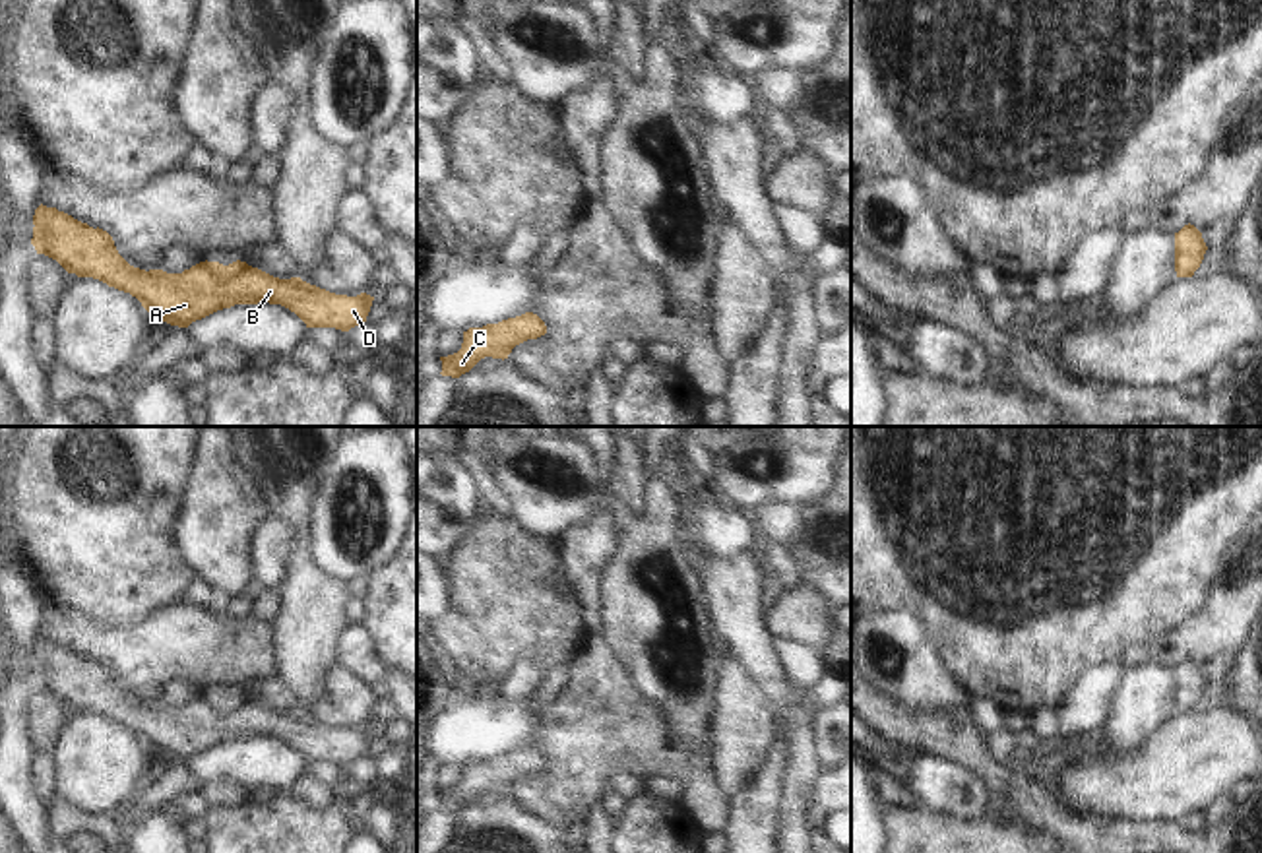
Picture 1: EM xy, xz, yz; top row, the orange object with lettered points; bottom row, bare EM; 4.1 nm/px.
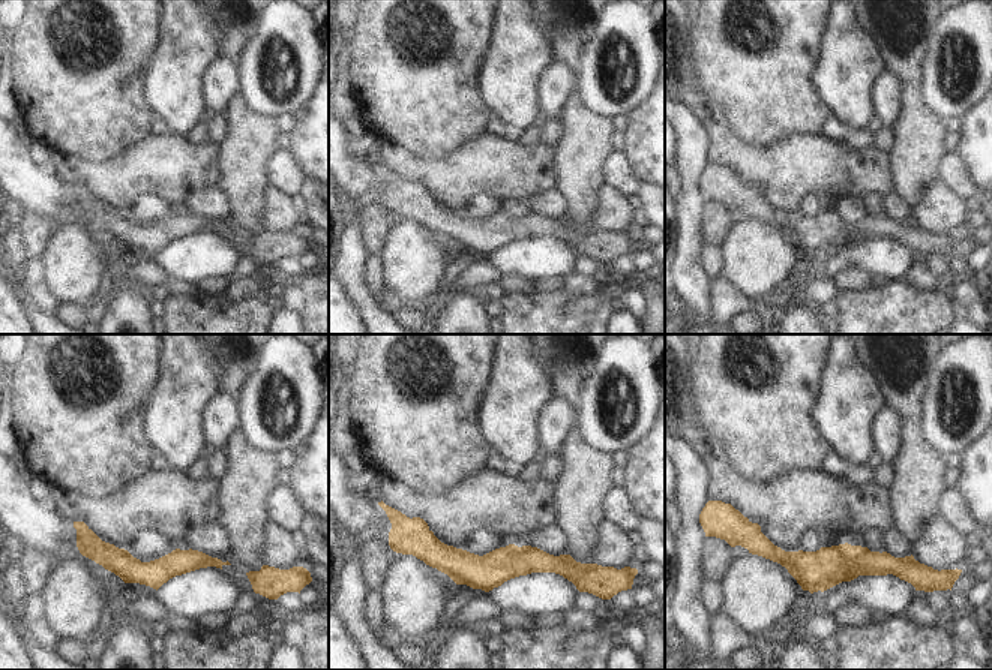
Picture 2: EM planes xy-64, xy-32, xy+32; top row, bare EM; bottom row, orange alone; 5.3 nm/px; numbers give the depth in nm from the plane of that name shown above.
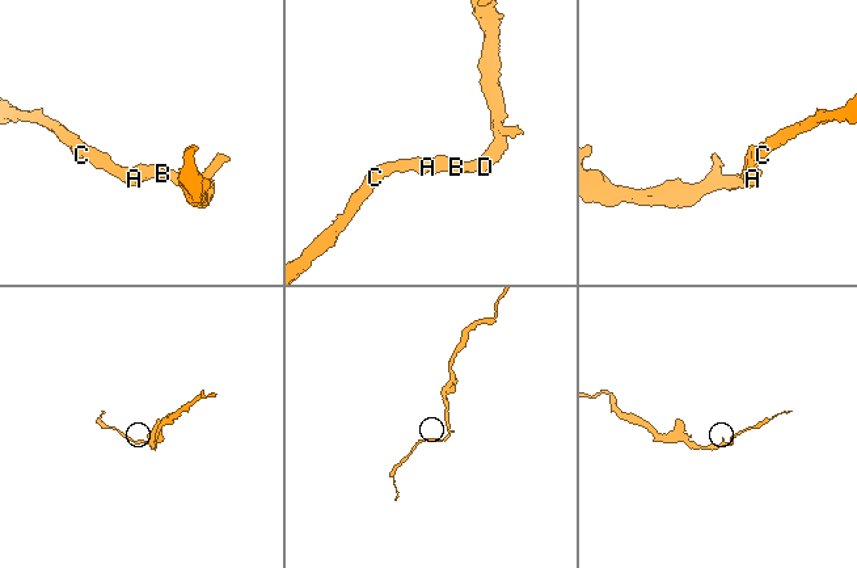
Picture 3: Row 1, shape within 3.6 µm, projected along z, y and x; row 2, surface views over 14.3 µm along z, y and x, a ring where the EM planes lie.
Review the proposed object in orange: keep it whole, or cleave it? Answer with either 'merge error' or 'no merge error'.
no merge error

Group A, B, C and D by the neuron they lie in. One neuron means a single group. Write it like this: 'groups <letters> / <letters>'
groups A B C D

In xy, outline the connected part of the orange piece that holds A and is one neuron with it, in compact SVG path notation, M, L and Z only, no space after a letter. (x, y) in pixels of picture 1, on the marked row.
M43 204L33 225L37 254L56 260L68 273L130 293L153 318L178 328L235 304L269 302L295 312L306 328L349 332L366 322L374 300L366 293L335 295L300 277L279 279L240 260L229 266L205 260L182 273L145 271L118 254L107 231Z

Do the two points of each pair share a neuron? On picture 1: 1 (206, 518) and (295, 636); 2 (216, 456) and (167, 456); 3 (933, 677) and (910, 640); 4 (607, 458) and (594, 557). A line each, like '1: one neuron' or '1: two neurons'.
1: two neurons
2: two neurons
3: one neuron
4: one neuron

